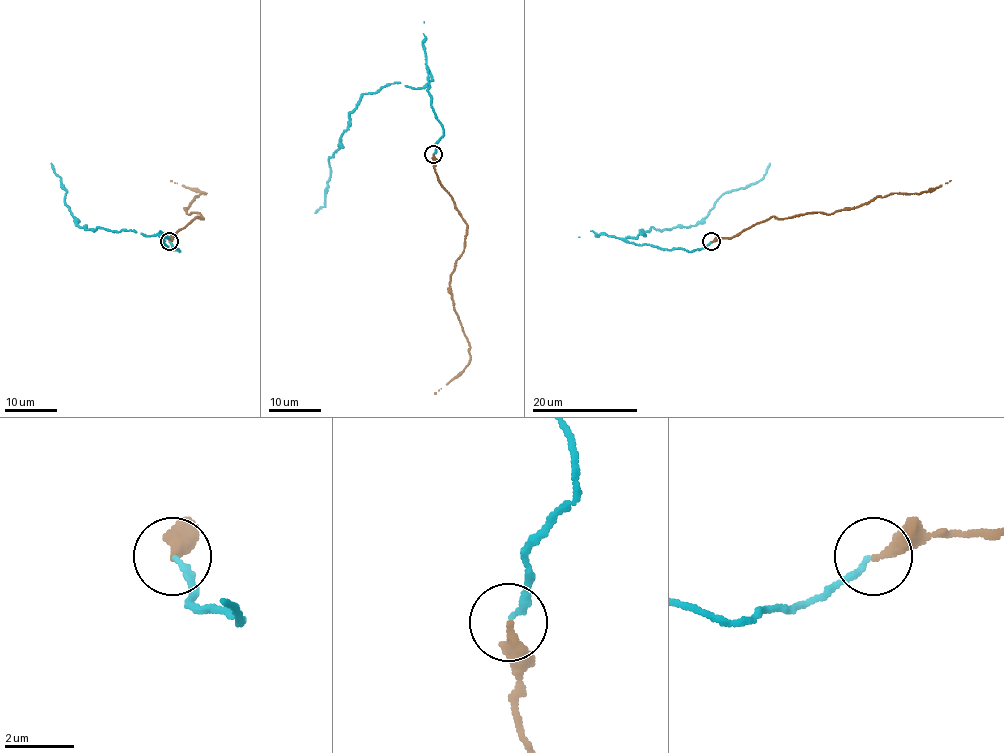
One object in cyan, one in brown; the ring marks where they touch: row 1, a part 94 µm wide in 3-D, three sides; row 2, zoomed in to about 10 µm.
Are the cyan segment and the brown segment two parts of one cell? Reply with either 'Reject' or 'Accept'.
Accept

